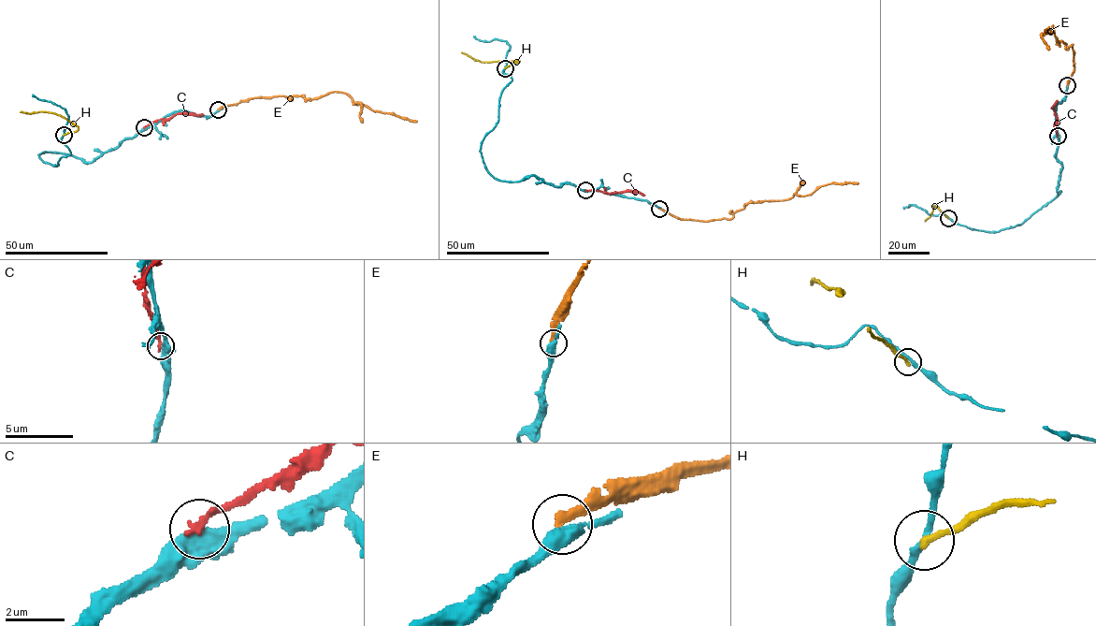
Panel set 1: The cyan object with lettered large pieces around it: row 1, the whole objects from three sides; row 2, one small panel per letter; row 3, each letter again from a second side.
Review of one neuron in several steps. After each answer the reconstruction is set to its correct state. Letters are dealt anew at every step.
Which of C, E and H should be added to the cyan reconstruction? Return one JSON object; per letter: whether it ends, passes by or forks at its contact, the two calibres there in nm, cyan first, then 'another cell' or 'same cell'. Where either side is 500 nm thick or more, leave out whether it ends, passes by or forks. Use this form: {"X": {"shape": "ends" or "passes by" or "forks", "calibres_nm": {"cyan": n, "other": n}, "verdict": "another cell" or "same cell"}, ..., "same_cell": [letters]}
{"C": {"shape": "ends", "calibres_nm": {"cyan": 400, "other": 260}, "verdict": "another cell"}, "E": {"shape": "ends", "calibres_nm": {"cyan": 440, "other": 240}, "verdict": "another cell"}, "H": {"shape": "ends", "calibres_nm": {"cyan": 240, "other": 240}, "verdict": "another cell"}, "same_cell": []}

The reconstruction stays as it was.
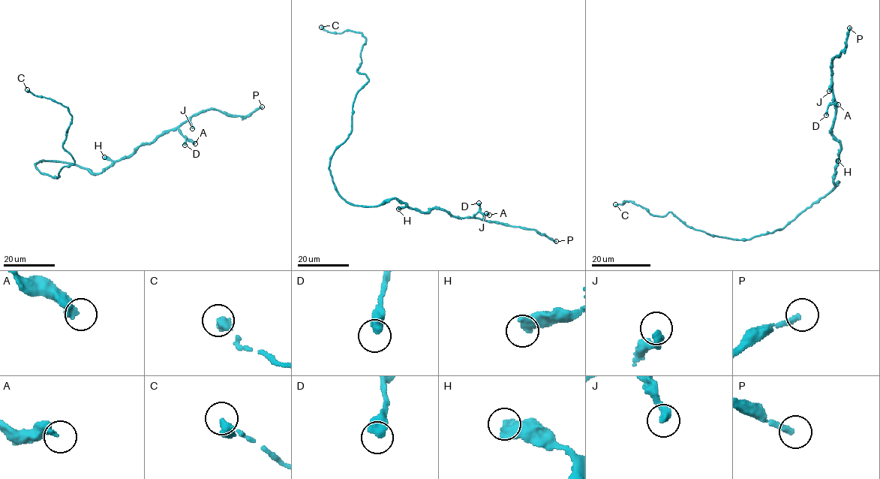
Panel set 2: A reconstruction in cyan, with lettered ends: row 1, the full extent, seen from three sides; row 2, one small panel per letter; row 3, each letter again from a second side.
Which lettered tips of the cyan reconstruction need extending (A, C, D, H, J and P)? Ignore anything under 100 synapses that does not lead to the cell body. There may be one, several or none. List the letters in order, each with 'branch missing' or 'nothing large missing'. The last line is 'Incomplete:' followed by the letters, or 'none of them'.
A: nothing large missing
C: nothing large missing
D: nothing large missing
H: nothing large missing
J: nothing large missing
P: branch missing
Incomplete: P

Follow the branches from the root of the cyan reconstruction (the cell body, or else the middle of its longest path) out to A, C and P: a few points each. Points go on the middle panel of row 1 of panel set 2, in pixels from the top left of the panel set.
A: (337, 190), (353, 205), (375, 206), (397, 198), (426, 212), (438, 209), (464, 218), (479, 212), (489, 215)
C: (337, 190), (329, 161), (350, 132), (355, 95), (368, 81), (356, 70), (366, 37), (321, 27)
P: (337, 190), (353, 205), (375, 206), (397, 198), (420, 211), (443, 209), (455, 216), (535, 229), (556, 241)

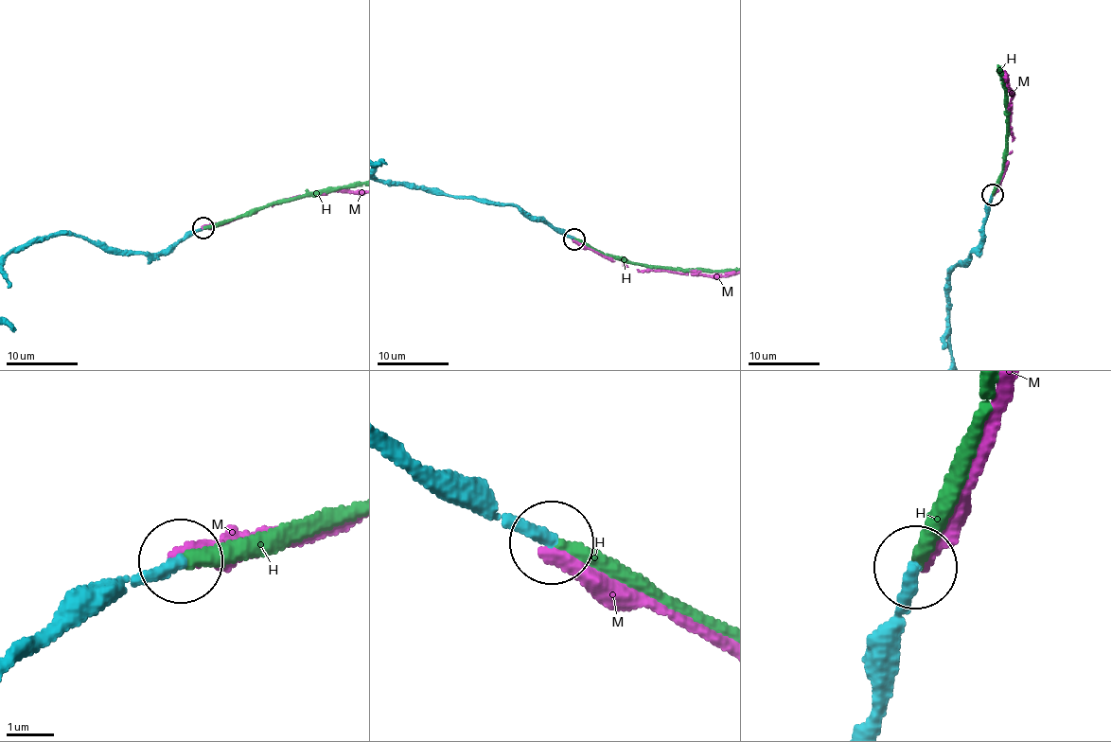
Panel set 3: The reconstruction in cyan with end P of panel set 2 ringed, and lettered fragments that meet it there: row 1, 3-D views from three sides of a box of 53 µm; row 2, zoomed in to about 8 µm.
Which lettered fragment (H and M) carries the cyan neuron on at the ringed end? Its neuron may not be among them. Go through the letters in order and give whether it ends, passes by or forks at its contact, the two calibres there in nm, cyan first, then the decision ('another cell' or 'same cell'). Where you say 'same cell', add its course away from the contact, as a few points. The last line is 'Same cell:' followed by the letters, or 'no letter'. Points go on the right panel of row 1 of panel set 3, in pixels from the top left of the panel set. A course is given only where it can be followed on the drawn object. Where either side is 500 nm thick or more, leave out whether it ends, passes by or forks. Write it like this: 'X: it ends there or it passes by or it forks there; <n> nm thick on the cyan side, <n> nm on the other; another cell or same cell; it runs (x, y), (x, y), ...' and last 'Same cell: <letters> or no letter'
H: it ends there; 260 nm thick on the cyan side, 320 nm on the other; same cell
M: it ends there; 280 nm thick on the cyan side, 360 nm on the other; another cell
Same cell: H

